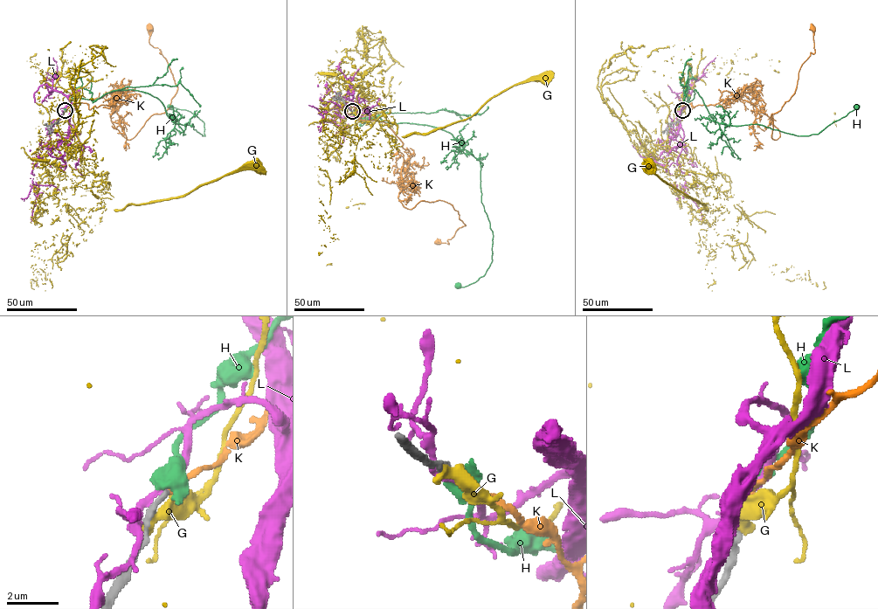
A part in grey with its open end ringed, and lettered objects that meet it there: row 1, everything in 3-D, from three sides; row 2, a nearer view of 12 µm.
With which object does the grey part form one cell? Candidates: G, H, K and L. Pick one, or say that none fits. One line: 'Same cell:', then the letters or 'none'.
Same cell: K

